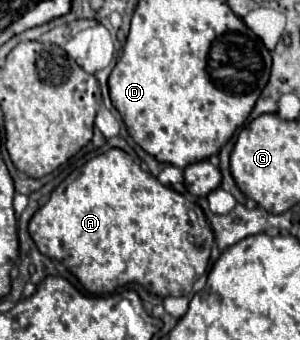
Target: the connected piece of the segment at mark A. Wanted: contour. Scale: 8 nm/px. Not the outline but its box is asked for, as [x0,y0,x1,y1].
[30,149,214,297]

